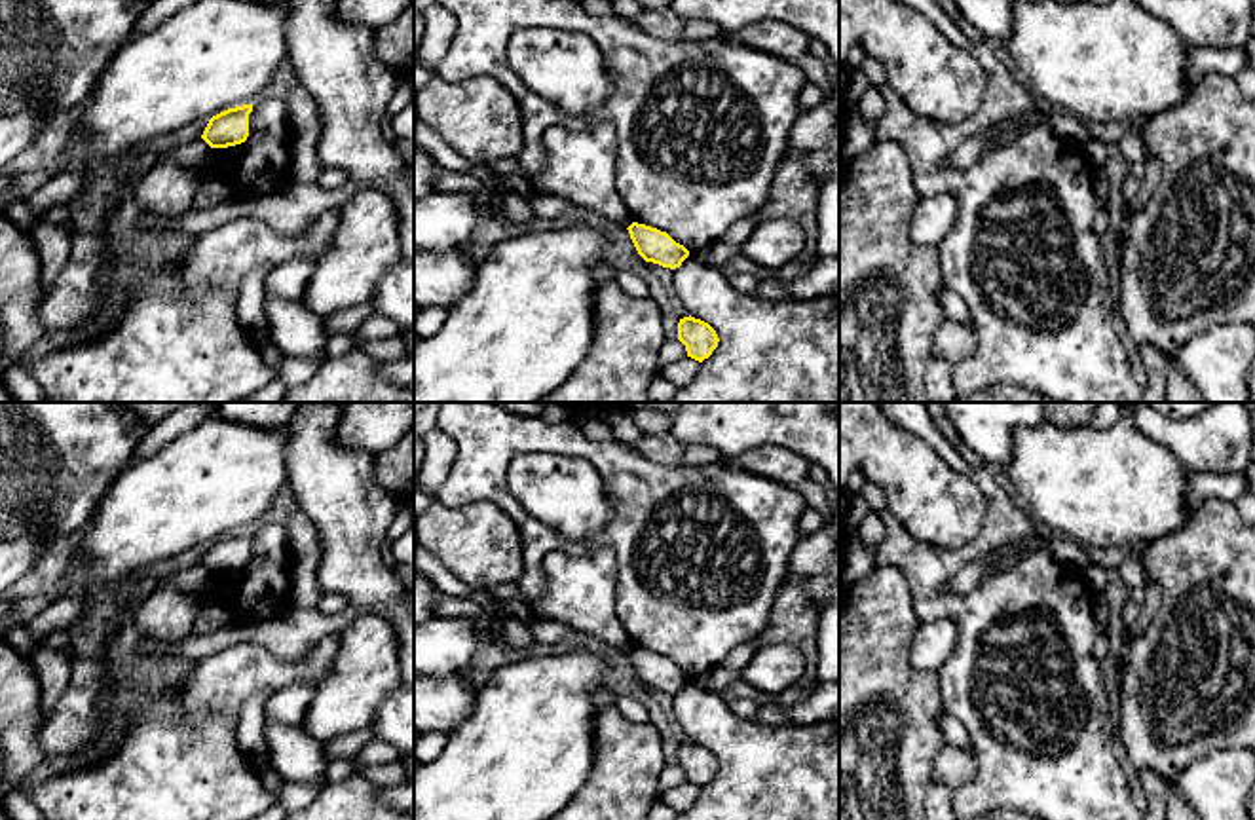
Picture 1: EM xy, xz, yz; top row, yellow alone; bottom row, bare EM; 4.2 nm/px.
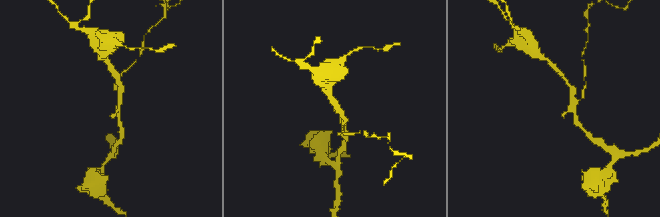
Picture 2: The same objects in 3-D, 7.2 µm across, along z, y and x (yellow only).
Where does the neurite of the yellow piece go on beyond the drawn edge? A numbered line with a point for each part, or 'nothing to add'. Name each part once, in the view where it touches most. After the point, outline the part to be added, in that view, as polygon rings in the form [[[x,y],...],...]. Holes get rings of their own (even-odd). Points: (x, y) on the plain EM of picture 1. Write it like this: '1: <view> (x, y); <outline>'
nothing to add

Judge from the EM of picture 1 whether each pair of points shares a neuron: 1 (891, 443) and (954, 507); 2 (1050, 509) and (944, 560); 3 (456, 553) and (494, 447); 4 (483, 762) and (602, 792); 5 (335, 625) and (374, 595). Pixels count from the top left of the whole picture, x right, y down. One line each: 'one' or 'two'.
1: one
2: two
3: two
4: two
5: two

